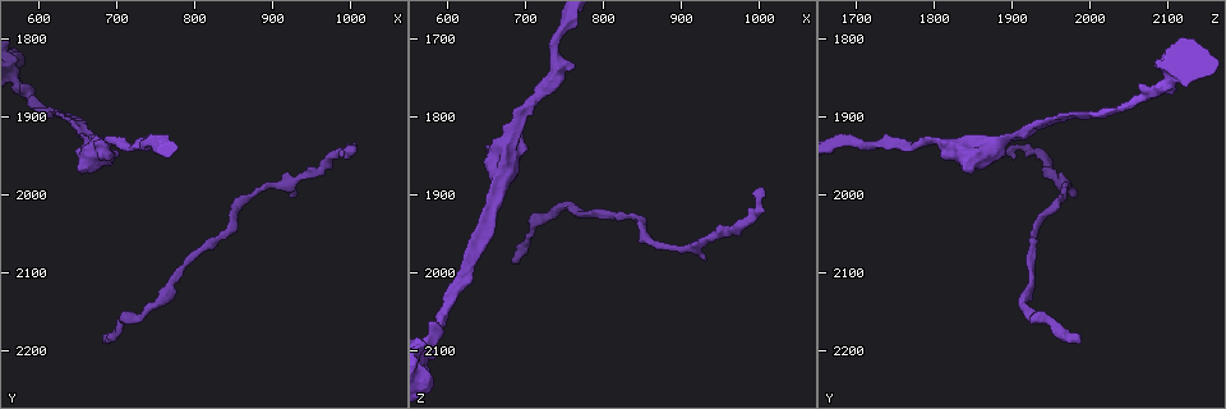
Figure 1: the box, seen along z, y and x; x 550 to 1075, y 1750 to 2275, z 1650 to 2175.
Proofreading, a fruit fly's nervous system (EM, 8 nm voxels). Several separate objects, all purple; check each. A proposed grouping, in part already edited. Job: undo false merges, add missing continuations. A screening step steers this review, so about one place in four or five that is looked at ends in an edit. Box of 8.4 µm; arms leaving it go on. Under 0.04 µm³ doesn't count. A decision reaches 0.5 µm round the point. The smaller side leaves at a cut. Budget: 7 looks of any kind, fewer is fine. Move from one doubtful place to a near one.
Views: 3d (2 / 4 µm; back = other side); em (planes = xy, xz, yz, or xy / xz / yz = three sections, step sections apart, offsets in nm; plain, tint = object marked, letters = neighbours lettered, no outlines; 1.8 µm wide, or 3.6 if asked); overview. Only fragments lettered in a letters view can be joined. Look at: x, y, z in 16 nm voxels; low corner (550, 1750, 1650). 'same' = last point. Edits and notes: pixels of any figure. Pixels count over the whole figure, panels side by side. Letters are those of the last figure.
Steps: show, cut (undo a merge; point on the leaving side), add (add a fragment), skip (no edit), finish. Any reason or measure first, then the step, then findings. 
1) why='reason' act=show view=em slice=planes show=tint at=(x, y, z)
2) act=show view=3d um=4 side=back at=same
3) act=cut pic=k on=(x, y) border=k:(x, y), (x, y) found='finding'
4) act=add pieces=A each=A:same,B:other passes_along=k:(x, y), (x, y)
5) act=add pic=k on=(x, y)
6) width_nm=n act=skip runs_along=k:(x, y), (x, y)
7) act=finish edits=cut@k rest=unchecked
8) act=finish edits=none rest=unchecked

why='calibre changes' act=show view=em um=3.6 slice=xy step=4 show=tint at=(685, 1940, 1820)

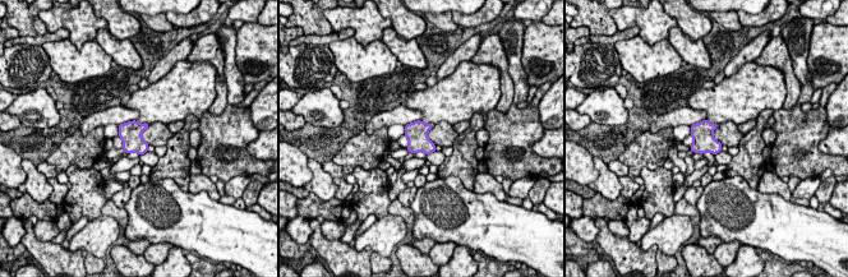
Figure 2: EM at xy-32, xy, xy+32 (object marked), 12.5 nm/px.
act=show view=em um=3.6 slice=planes show=letters at=same

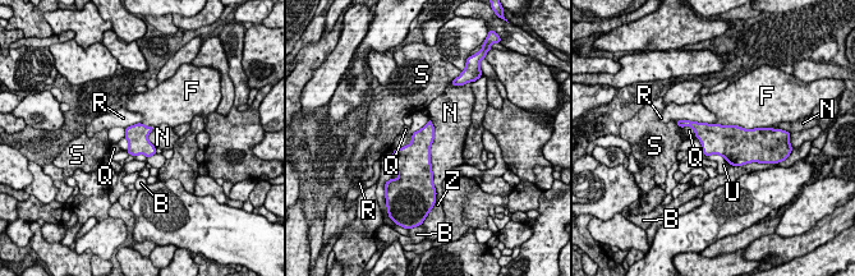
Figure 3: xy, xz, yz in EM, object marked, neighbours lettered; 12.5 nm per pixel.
act=skip each=B:other,F:other,N:other,Q:other,R:other,S:other,U:other,Z:other found='one neuron here'

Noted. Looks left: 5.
why='branch stops here' act=show view=em slice=xz step=16 show=letters at=(1005, 1945, 1890)

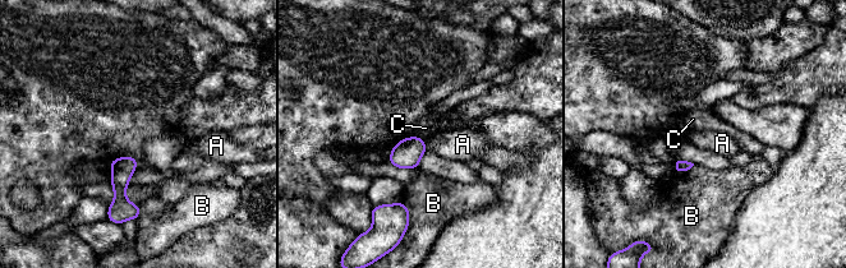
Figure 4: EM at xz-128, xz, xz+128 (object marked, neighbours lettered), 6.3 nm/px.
act=skip each=A:other,B:other,C:other found='no lettered fragment goes on from it'

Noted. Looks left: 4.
why='end of a long branch' act=show view=em um=3.6 slice=xy step=4 show=letters at=(685, 2190, 1985)

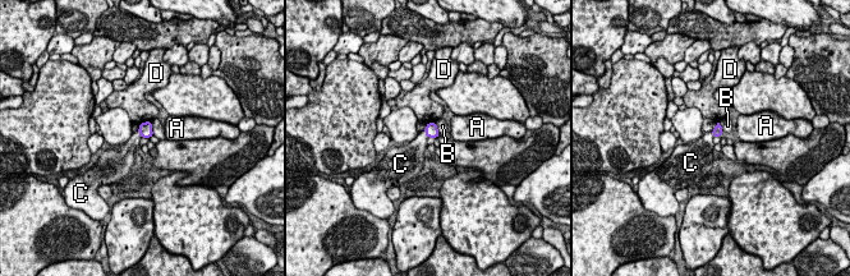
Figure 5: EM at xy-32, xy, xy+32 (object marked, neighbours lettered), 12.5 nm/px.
act=add pieces=C each=A:other,B:other,C:same,D:other passes_along=5:(431, 129), (426, 133), (416, 150) found='the neuron continues'

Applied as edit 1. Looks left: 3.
act=finish edits=add@5 rest=unchecked

